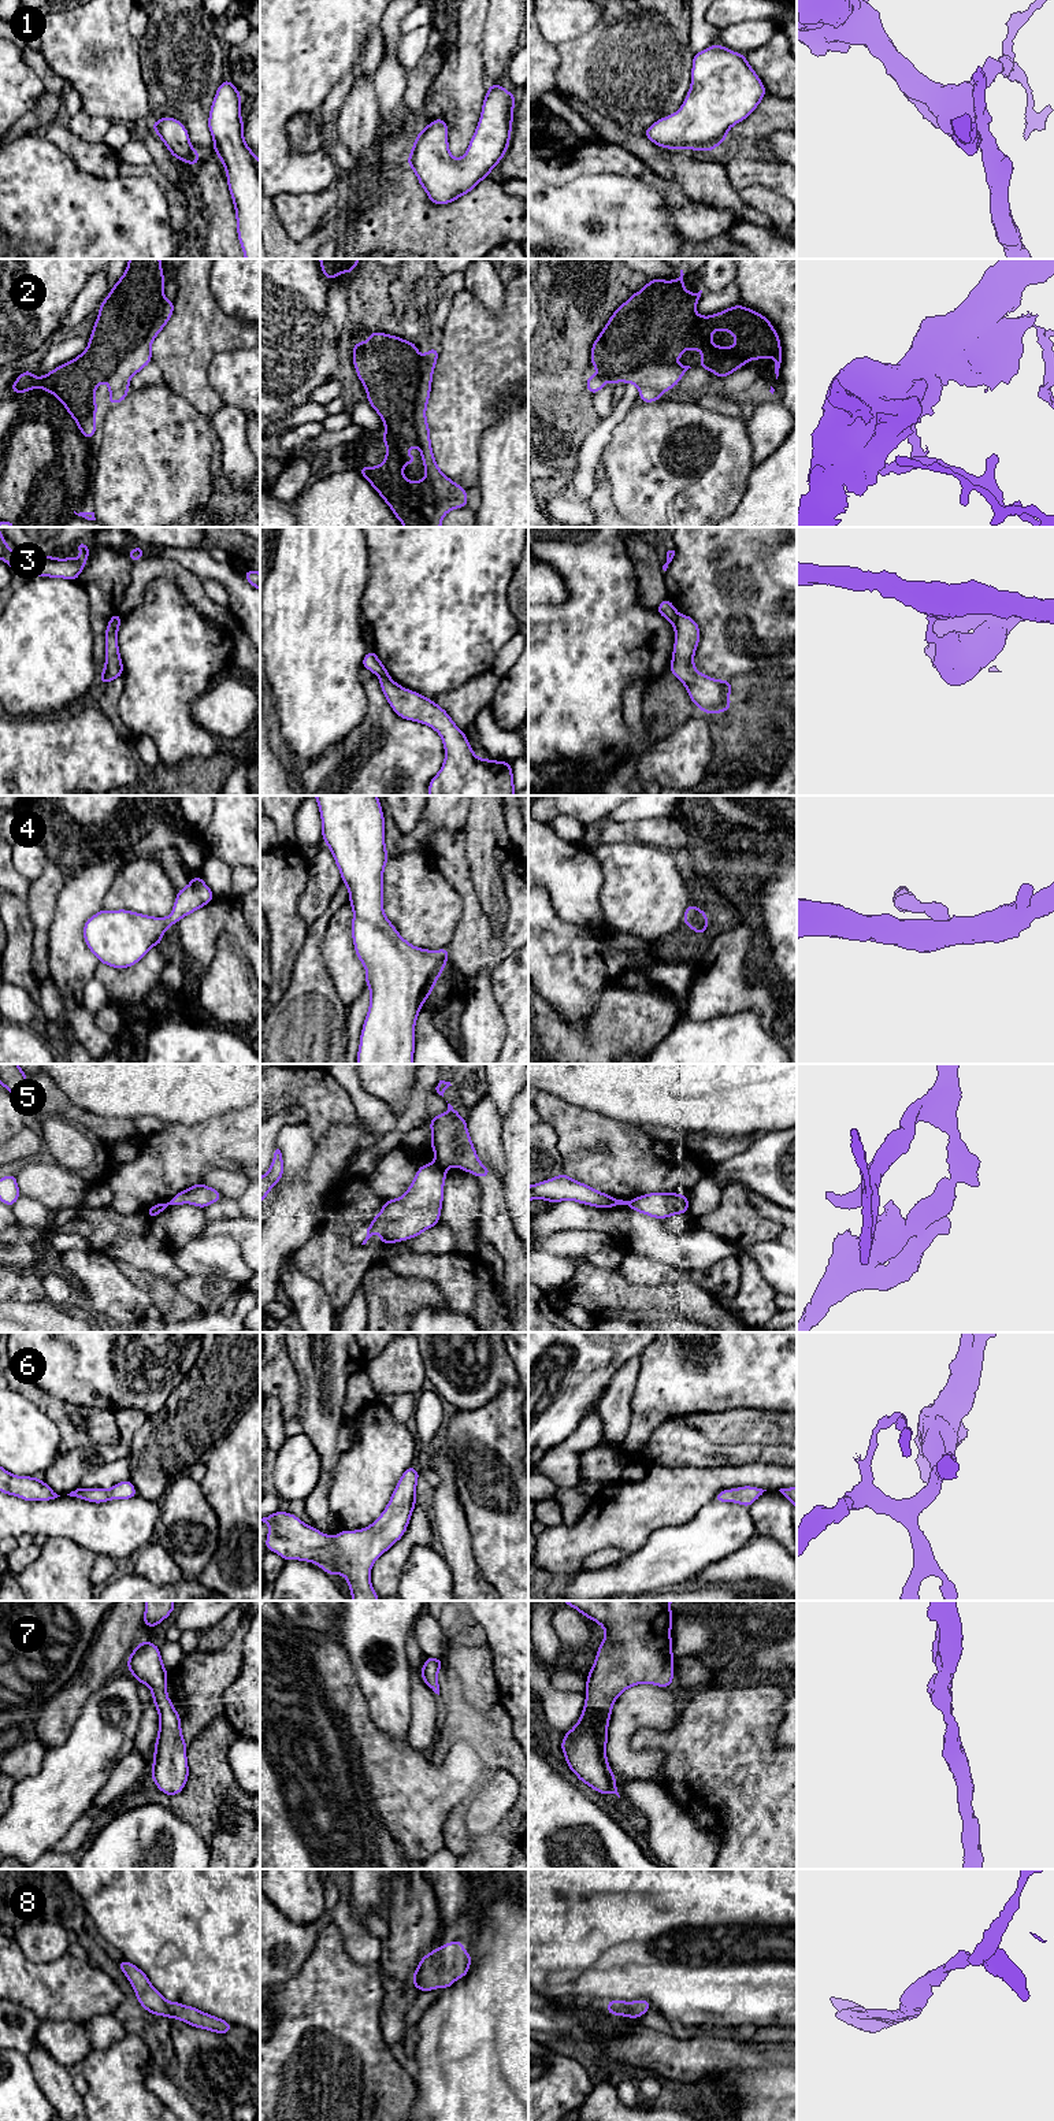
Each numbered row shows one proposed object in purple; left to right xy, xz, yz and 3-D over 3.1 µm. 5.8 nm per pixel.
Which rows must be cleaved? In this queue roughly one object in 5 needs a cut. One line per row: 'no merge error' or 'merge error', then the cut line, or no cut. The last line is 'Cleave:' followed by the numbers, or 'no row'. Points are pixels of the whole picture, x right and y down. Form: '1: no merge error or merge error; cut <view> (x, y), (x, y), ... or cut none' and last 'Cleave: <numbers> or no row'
1: no merge error; cut none
2: no merge error; cut none
3: merge error; cut yz (679, 615), (674, 625)
4: no merge error; cut none
5: merge error; cut xz (435, 1160), (445, 1171)
6: no merge error; cut none
7: no merge error; cut none
8: no merge error; cut none
Cleave: 3, 5

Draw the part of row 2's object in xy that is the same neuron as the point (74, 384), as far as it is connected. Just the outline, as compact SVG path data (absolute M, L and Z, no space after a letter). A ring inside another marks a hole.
M129 259L126 271L99 307L88 348L41 378L36 378L31 370L23 371L10 393L27 393L37 388L49 392L62 401L82 435L92 440L96 434L93 415L99 411L94 400L97 386L105 381L110 388L107 404L119 404L127 397L131 375L152 361L151 345L174 312L174 301L163 297L164 286L160 259Z

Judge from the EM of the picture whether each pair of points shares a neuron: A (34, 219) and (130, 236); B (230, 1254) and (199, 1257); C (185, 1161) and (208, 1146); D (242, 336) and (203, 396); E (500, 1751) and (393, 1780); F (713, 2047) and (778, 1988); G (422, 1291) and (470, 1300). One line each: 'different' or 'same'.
A: same
B: same
C: same
D: same
E: different
F: different
G: different

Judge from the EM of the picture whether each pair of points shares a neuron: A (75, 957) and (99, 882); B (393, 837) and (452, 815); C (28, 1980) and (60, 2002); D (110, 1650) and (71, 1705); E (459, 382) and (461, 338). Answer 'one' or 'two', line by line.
A: one
B: one
C: one
D: one
E: one

